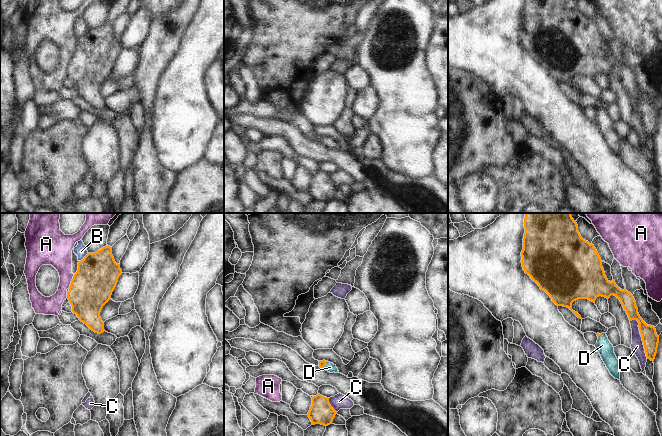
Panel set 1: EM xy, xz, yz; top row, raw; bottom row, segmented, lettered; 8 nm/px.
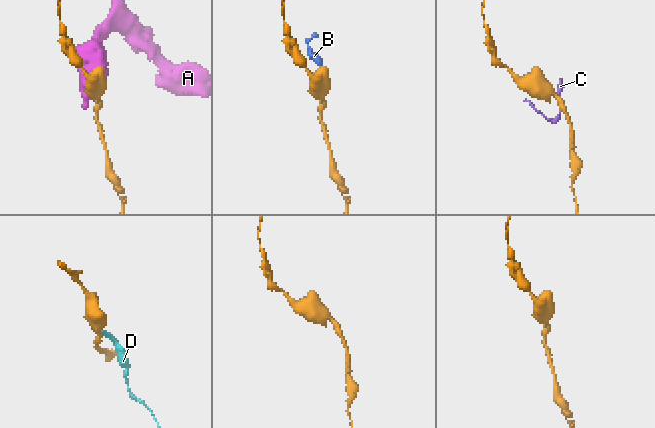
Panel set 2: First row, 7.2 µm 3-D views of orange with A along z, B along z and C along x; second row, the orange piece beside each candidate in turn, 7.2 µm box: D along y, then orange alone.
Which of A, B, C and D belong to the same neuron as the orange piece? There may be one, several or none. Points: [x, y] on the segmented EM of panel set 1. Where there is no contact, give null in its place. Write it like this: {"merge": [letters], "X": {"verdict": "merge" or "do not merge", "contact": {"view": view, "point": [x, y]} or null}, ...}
{"merge": ["D"], "A": {"verdict": "do not merge", "contact": {"view": "xy", "point": [71, 281]}}, "B": {"verdict": "do not merge", "contact": {"view": "xy", "point": [84, 258]}}, "C": {"verdict": "do not merge", "contact": {"view": "yz", "point": [641, 336]}}, "D": {"verdict": "merge", "contact": {"view": "xz", "point": [325, 364]}}}

